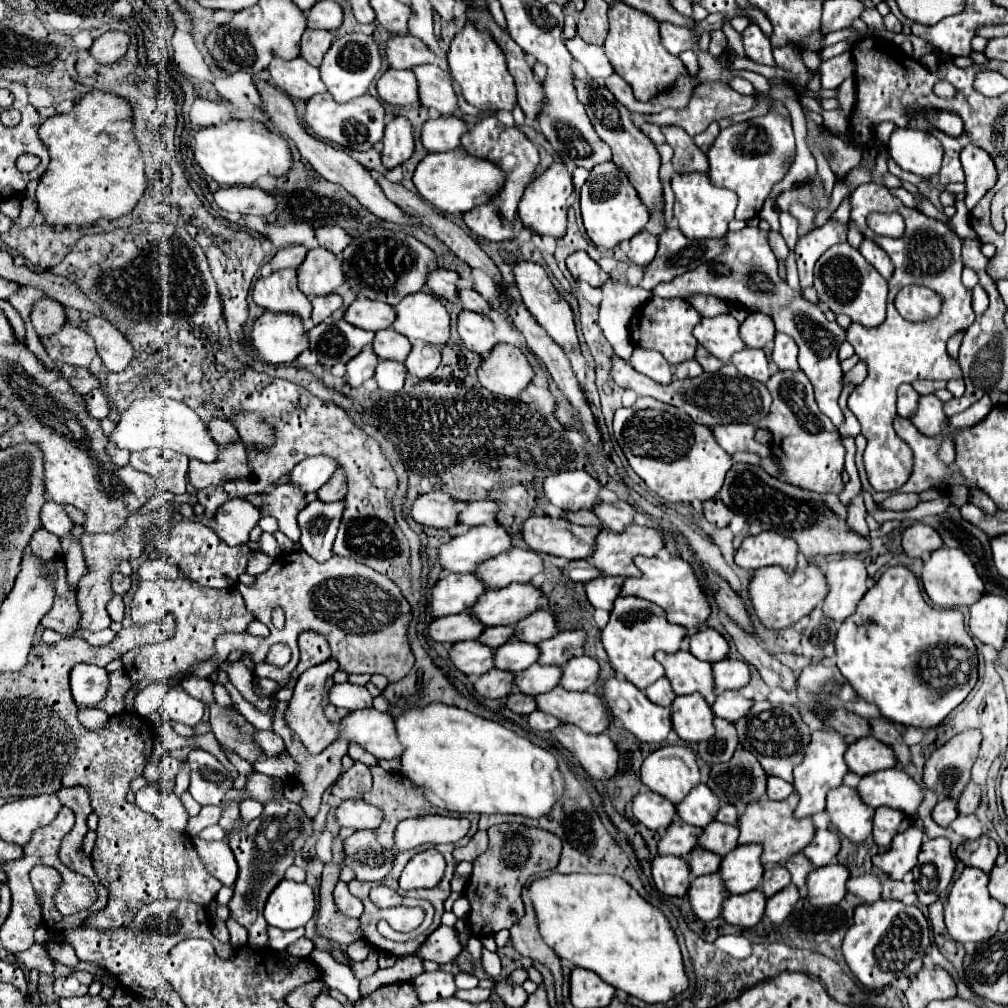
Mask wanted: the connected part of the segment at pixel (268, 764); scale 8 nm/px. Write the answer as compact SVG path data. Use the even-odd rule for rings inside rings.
M264 754L252 764L254 772L260 774L268 774L268 776L278 776L278 778L290 778L296 770L296 764L290 756L282 756L282 758L266 758Z

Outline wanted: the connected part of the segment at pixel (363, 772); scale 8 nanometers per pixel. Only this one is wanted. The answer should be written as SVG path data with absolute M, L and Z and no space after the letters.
M354 762L354 766L346 770L332 786L332 794L338 796L340 800L348 800L348 798L360 798L364 792L368 792L368 788L372 788L370 768L362 762Z

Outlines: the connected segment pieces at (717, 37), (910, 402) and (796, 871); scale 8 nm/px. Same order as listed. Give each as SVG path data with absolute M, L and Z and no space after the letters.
M714 30L712 32L712 38L710 38L710 52L714 54L714 56L720 56L720 54L724 54L724 50L728 48L728 40L726 40L726 36L724 36L724 32L722 30Z
M902 384L898 388L898 414L904 418L912 418L912 414L916 412L920 394L910 386L910 384Z
M796 854L796 856L792 856L790 860L786 860L782 866L788 868L788 872L792 874L792 884L798 886L798 890L800 890L802 896L804 896L806 876L808 876L810 870L814 870L814 864L812 864L804 854Z

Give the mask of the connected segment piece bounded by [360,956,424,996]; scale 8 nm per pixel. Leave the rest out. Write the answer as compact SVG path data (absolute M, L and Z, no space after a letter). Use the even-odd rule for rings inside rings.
M404 956L404 958L398 958L392 968L378 970L376 974L364 978L360 982L360 992L362 992L362 996L366 996L380 986L394 984L394 982L408 982L414 976L418 976L420 972L424 972L422 970L422 960L416 958L416 956Z

